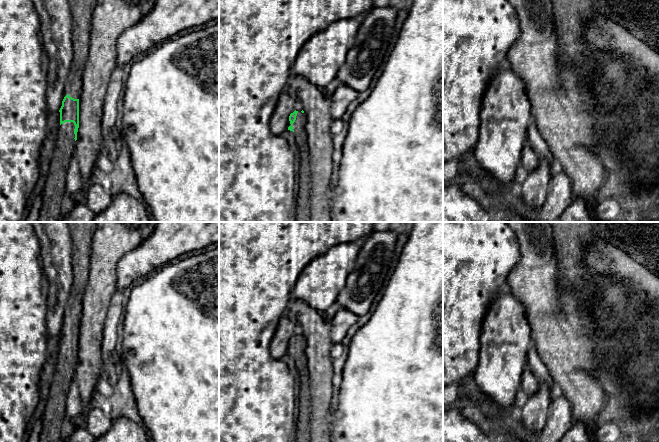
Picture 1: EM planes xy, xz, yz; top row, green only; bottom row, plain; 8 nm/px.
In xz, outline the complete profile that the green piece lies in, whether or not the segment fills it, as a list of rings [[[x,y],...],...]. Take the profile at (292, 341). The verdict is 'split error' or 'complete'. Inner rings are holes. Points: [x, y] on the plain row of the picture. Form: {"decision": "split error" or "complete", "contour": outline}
{"decision": "split error", "contour": [[[295,334],[290,338],[289,345],[291,349],[288,351],[288,354],[294,356],[297,365],[297,412],[293,442],[309,442],[311,404],[309,398],[309,381],[305,357],[306,341],[304,335]]]}

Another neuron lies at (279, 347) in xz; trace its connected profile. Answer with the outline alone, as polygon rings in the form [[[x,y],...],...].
[[[283,316],[277,326],[270,345],[270,352],[273,358],[282,359],[291,350],[289,340],[295,335],[295,324]]]

